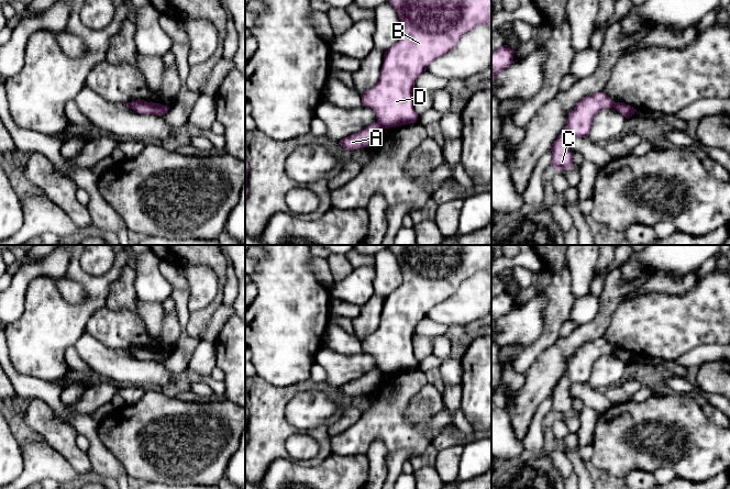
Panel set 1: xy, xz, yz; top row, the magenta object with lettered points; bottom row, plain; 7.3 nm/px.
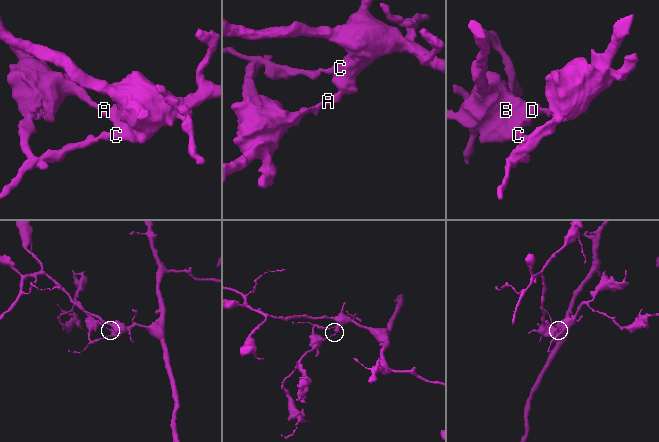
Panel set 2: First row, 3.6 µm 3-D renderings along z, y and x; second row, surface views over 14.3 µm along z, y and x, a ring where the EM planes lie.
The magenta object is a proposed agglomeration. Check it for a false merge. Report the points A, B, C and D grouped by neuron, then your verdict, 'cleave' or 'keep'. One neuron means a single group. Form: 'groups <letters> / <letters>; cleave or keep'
groups A / B C D; cleave

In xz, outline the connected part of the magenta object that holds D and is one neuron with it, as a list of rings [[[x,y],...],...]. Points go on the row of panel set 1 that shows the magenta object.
[[[387,0],[396,10],[401,26],[400,40],[384,54],[384,64],[378,82],[361,95],[363,105],[376,113],[377,122],[384,127],[397,127],[416,123],[418,114],[414,112],[412,92],[414,84],[432,60],[452,51],[460,38],[478,25],[491,26],[491,0]]]

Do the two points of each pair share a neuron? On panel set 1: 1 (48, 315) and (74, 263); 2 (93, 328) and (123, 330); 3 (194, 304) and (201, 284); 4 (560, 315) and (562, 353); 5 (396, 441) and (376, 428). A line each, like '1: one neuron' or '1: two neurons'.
1: one neuron
2: one neuron
3: one neuron
4: two neurons
5: one neuron

